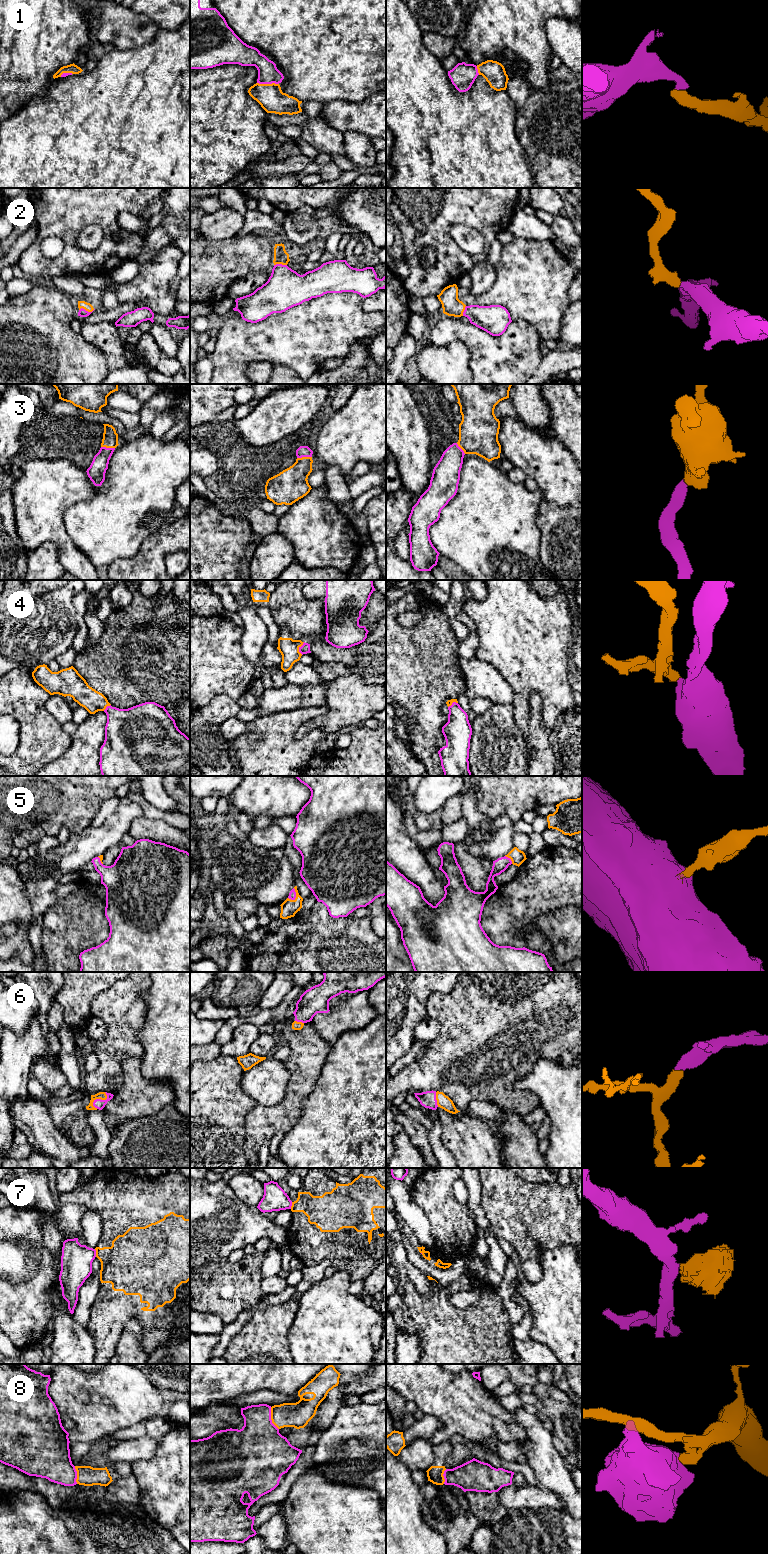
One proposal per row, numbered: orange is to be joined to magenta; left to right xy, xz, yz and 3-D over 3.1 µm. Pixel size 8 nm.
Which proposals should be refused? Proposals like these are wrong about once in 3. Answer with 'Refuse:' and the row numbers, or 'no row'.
Refuse: 7, 8

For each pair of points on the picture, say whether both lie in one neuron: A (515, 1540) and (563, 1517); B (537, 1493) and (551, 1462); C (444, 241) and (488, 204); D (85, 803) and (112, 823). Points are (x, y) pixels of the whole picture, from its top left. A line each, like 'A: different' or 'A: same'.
A: same
B: different
C: same
D: different

